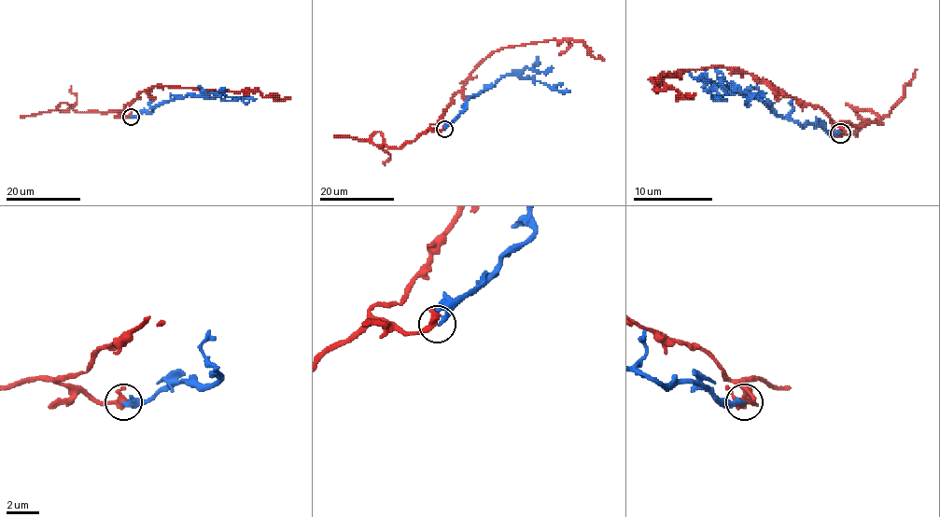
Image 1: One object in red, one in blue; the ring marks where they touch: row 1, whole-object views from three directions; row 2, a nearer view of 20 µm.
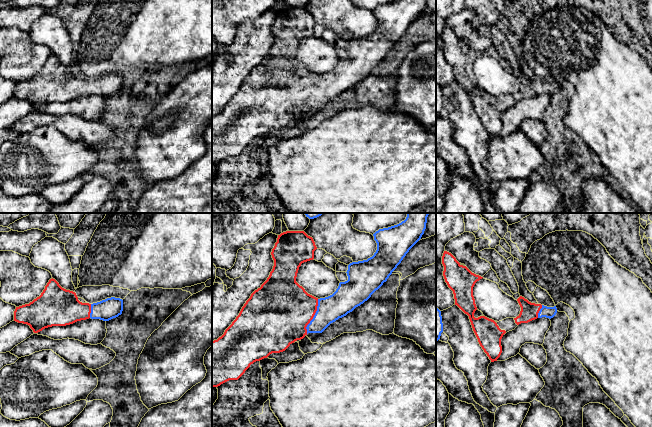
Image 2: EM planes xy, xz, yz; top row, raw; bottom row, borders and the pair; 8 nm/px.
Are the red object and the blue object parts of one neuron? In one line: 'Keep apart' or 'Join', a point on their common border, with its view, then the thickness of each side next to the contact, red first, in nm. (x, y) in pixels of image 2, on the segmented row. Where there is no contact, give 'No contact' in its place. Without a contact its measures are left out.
Join. Touches red at xz (313, 316). Thickness 460 nm (red) against 200 nm

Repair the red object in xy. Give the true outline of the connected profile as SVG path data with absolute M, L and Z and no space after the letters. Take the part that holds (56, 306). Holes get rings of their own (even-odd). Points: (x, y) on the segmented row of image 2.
M50 279L39 297L16 307L14 321L27 324L34 333L52 326L66 326L86 319L109 321L123 311L123 300L107 298L97 303L82 303L75 292Z

